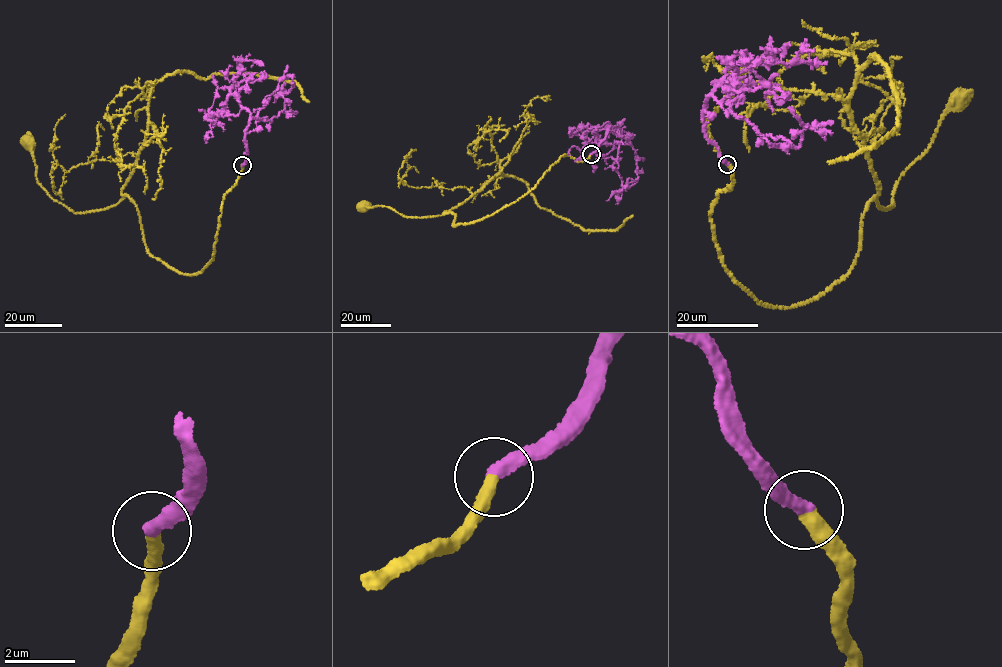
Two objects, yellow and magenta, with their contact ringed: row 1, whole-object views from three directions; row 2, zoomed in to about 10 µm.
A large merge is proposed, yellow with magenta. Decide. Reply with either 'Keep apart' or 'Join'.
Join

